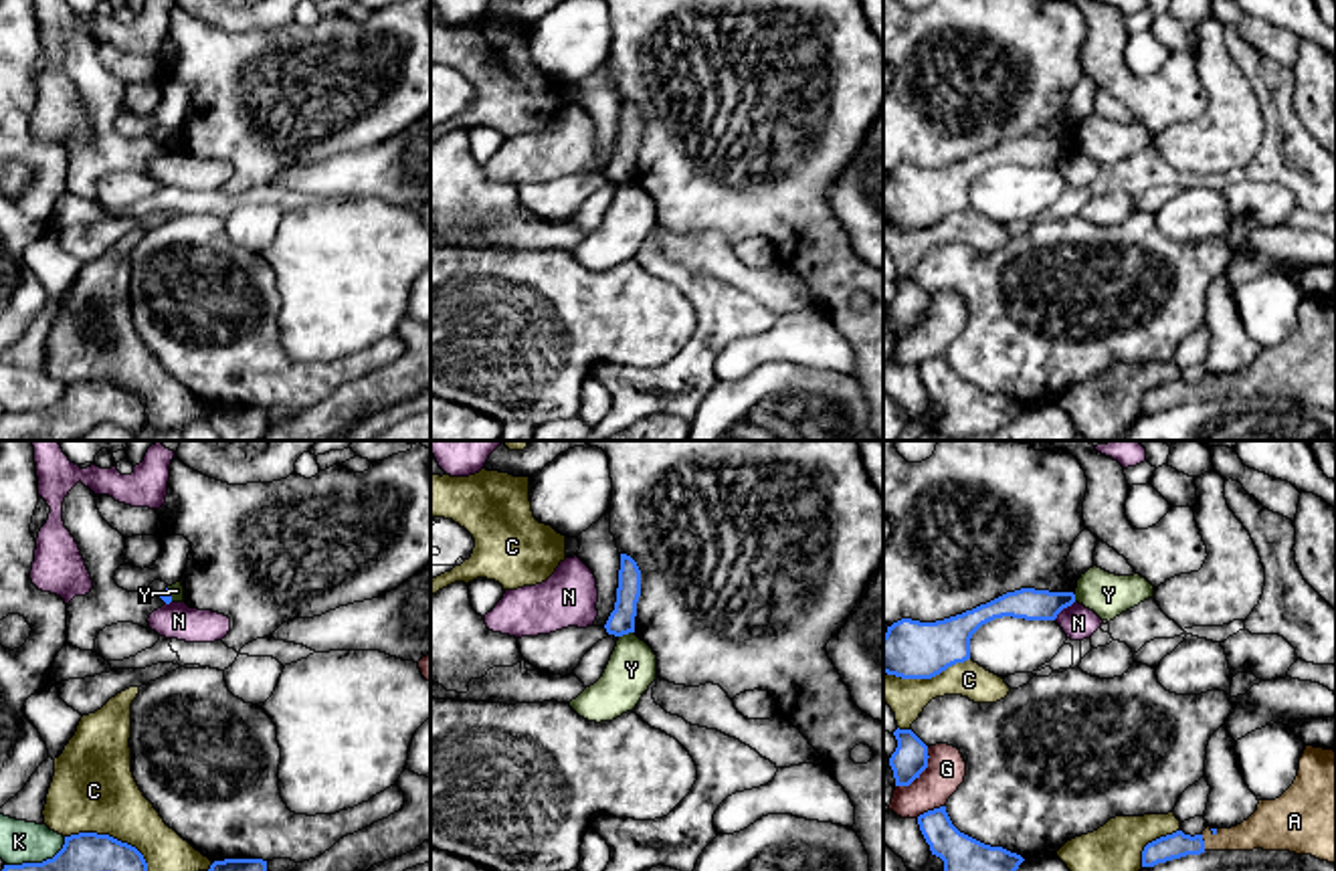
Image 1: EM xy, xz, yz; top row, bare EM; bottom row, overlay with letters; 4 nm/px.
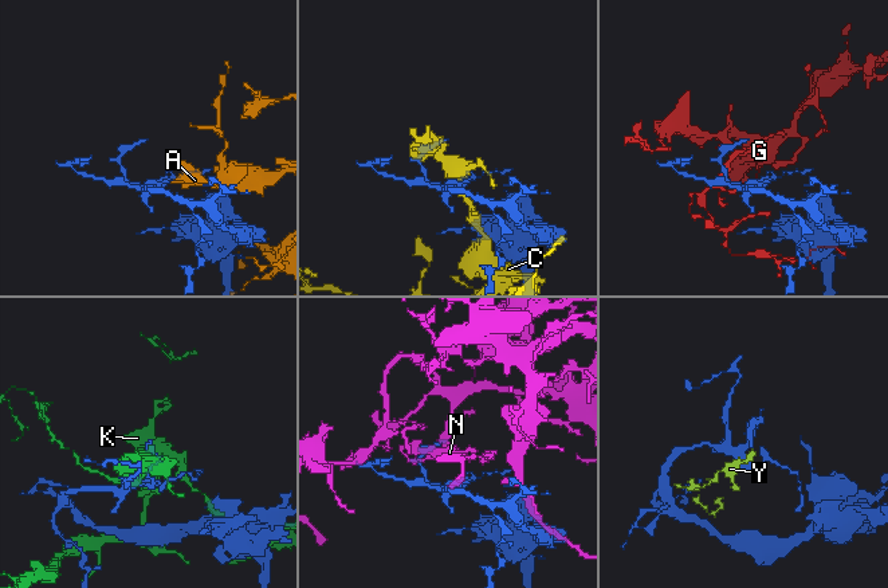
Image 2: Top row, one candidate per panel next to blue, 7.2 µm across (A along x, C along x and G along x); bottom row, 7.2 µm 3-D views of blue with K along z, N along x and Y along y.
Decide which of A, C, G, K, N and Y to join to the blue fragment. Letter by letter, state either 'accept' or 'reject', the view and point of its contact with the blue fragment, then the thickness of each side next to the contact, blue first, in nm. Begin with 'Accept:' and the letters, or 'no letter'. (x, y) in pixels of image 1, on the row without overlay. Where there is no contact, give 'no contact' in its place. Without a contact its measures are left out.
Accept: A
A: accept; contact yz (1203, 389); calibres 100 and 160 nm
C: reject; contact xy (112, 384); calibres 190 and 340 nm
G: reject; contact yz (920, 320); calibres 140 and 160 nm
K: reject; contact xy (39, 411); calibres 240 and 170 nm
N: reject; contact yz (1064, 154); calibres 130 and 140 nm
Y: reject; contact xz (625, 180); calibres 110 and 190 nm

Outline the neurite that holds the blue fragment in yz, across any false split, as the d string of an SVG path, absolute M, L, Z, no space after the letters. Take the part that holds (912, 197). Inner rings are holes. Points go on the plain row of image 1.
M1021 135L944 168L901 166L883 182L883 220L932 226L970 206L970 186L982 172L1003 164L1055 168L1073 150L1073 139Z

